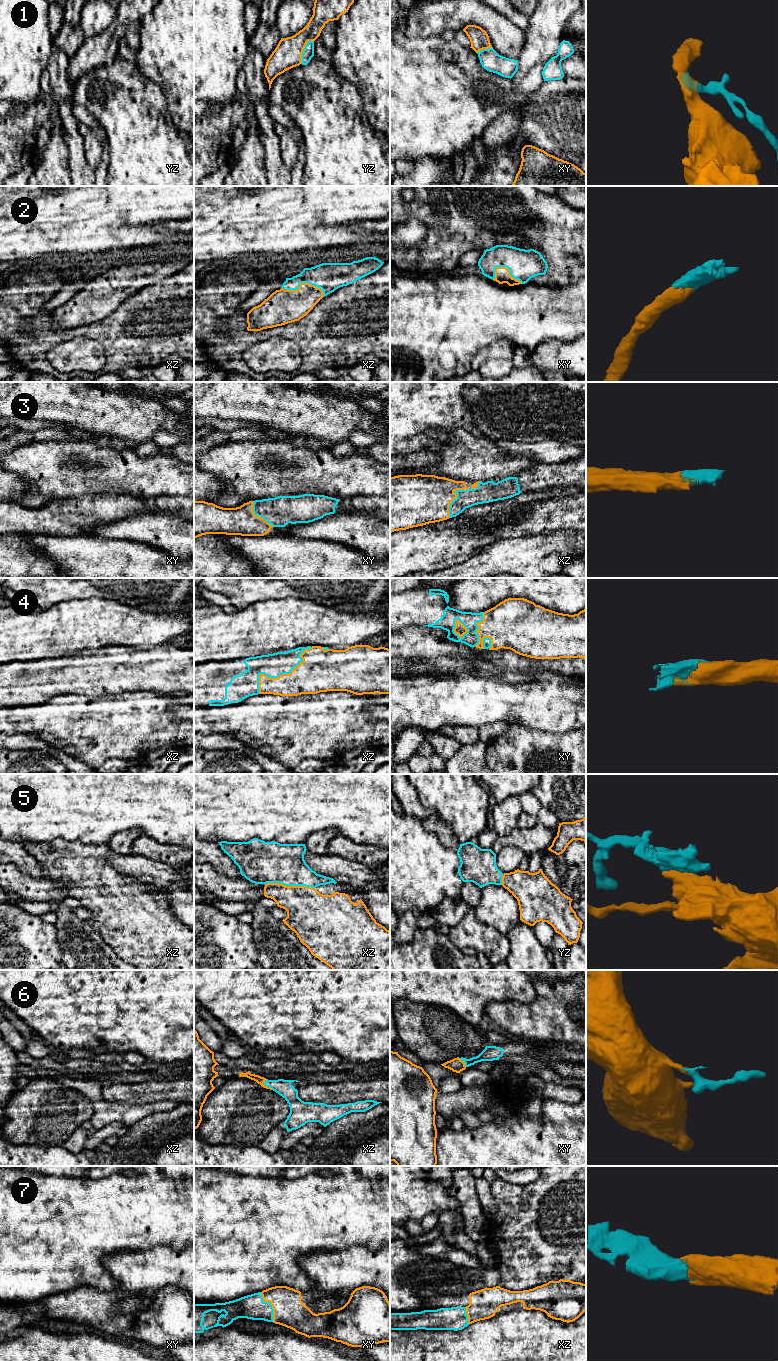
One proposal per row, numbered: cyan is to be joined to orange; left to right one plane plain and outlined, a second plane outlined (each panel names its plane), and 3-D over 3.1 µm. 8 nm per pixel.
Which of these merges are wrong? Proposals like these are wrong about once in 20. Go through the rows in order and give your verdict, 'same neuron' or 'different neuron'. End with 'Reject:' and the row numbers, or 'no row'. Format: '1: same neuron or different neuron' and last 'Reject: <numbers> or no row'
1: same neuron
2: same neuron
3: same neuron
4: same neuron
5: same neuron
6: same neuron
7: same neuron
Reject: no row

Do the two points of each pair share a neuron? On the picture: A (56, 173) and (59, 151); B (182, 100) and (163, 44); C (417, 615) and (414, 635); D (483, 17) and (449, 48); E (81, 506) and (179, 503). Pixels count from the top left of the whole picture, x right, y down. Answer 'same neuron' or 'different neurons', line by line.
A: same neuron
B: same neuron
C: different neurons
D: different neurons
E: same neuron

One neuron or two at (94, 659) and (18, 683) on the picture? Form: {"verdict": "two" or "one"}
{"verdict": "one"}

